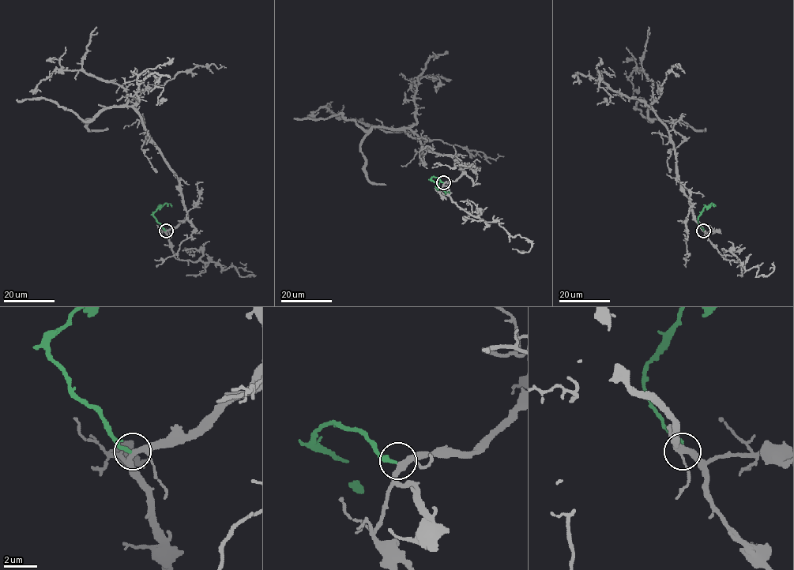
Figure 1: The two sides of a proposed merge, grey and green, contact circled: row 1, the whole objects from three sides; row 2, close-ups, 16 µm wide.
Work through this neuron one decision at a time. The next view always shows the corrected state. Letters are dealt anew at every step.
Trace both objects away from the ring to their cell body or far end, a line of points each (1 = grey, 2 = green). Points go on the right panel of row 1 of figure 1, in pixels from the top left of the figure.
1: (703, 230), (678, 178), (667, 129), (650, 107), (653, 82), (634, 69), (628, 79), (634, 89), (638, 86)
2: (703, 230), (698, 217), (705, 207), (712, 204), (714, 207)

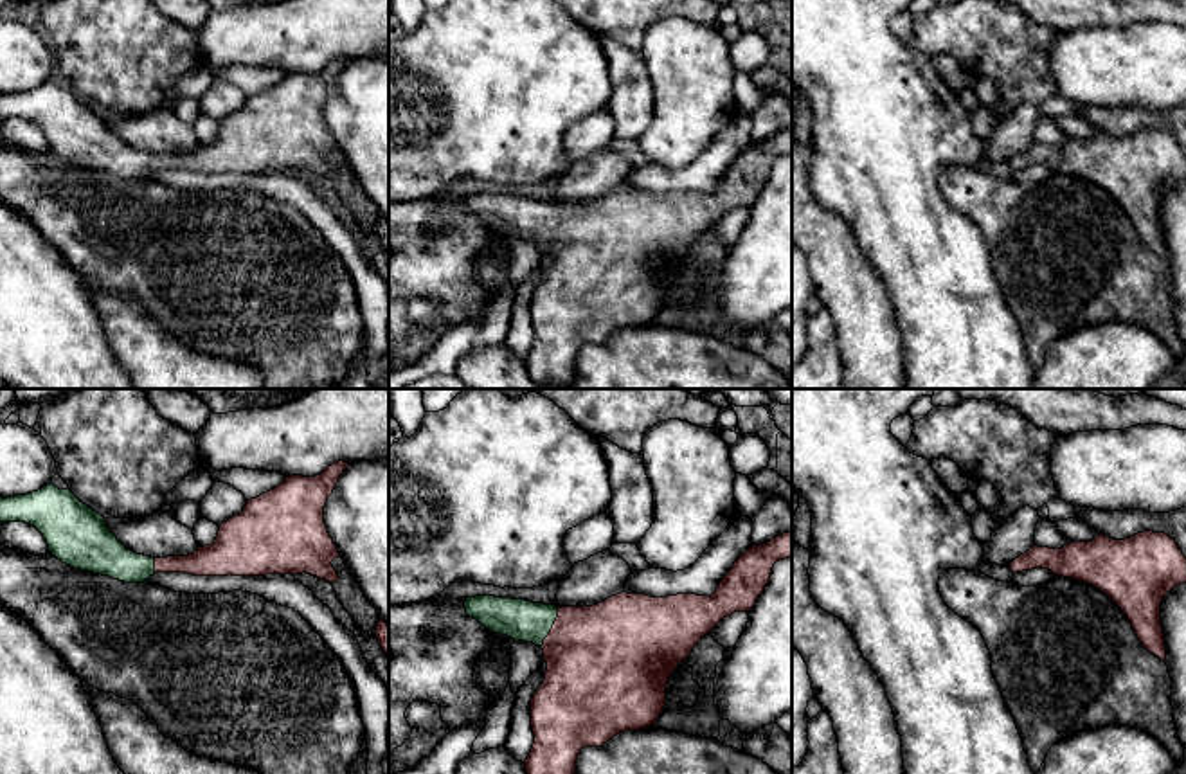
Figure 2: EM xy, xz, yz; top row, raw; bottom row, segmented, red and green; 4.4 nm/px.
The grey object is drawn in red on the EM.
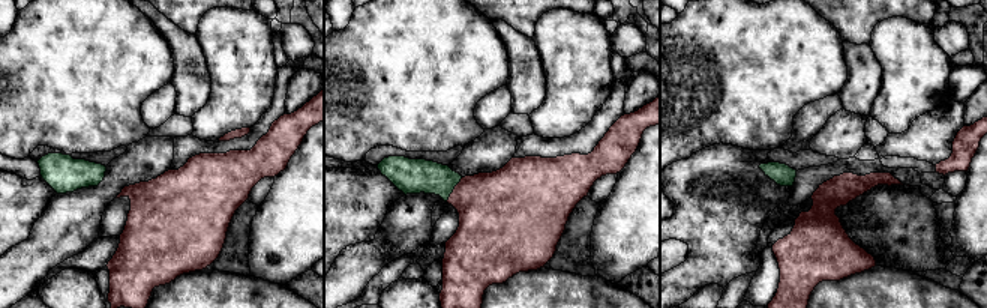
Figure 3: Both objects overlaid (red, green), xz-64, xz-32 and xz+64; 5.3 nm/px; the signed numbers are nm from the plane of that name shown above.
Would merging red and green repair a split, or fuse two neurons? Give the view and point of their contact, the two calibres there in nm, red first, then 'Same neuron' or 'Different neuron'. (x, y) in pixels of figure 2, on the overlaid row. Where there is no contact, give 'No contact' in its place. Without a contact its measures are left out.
Touches red at xz (551, 629). Thickness 460 nm (red) against 180 nm. Same neuron

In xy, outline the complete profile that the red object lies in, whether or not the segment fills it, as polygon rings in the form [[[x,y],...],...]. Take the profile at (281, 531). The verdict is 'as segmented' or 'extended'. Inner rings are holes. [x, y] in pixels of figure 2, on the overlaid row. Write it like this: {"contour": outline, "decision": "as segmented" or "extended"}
{"contour": [[[338,461],[315,477],[286,477],[223,522],[212,545],[200,545],[187,556],[151,558],[126,549],[106,527],[103,515],[54,484],[27,495],[0,497],[0,522],[31,524],[47,540],[49,553],[63,563],[124,583],[148,581],[155,572],[306,572],[333,583],[338,574],[331,562],[342,556],[324,524],[324,506],[347,466]]], "decision": "extended"}

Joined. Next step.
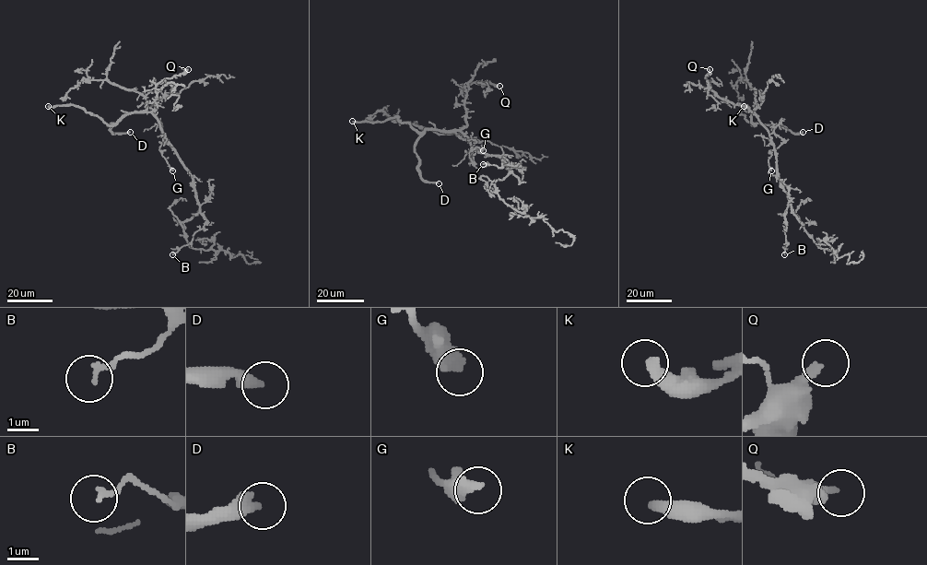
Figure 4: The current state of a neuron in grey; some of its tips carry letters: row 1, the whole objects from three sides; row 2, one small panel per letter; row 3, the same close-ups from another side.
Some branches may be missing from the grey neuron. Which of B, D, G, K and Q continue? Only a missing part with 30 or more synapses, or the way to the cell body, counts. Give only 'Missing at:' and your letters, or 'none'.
Missing at: D, K

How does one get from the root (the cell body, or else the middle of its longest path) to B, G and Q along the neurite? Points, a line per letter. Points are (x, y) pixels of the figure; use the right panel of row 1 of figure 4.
B: (780, 179), (780, 186), (789, 203), (784, 215), (788, 243), (784, 254)
G: (780, 179), (776, 150), (770, 137), (770, 134), (775, 133), (783, 142), (768, 159), (771, 170)
Q: (780, 179), (776, 150), (768, 130), (748, 108), (721, 100), (711, 89), (705, 78), (709, 69)

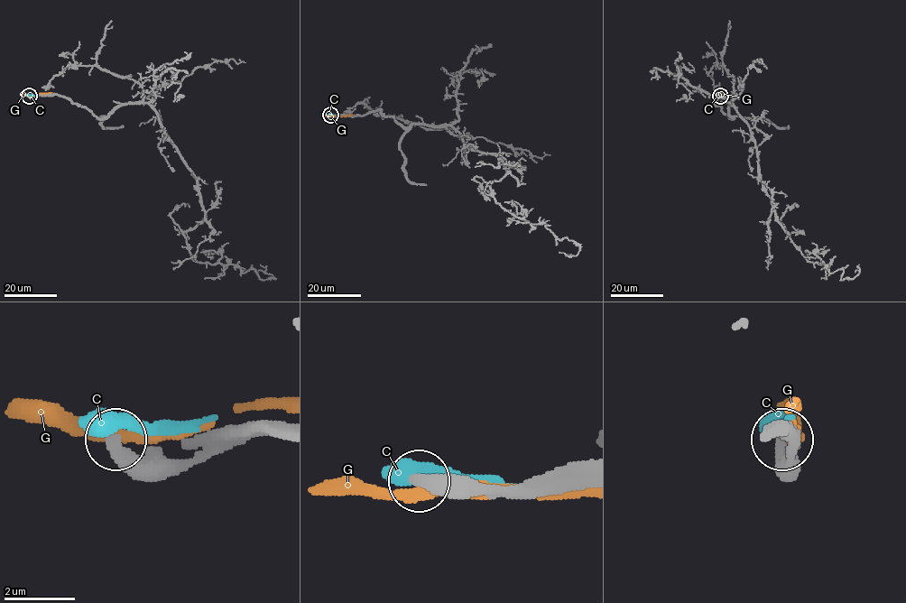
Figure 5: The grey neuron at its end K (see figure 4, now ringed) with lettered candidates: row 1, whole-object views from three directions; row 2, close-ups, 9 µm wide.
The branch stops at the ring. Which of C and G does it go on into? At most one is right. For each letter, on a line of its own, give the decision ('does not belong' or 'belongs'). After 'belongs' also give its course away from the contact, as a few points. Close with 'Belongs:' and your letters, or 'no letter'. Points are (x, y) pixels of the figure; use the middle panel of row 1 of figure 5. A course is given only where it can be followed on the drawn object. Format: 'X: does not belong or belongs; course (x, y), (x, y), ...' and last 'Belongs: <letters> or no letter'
C: does not belong
G: does not belong
Belongs: no letter

